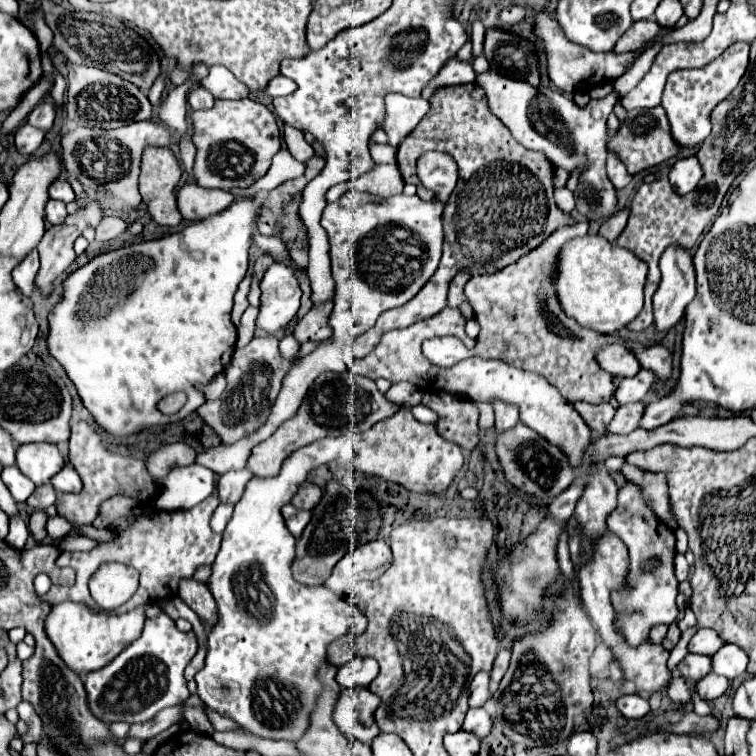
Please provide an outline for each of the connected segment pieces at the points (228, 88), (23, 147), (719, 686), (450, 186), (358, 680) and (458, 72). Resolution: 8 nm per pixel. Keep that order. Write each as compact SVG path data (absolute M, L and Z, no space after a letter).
M222 65L210 67L210 75L202 81L202 87L208 89L216 99L244 99L250 93L250 89Z
M26 123L16 131L14 143L22 155L32 155L44 141L44 135L46 135L46 131L38 131L38 127L30 127Z
M708 673L704 679L696 683L696 693L706 701L718 699L720 695L726 693L726 689L728 689L728 679L722 679L720 675L714 673Z
M428 151L422 159L418 159L416 169L421 183L434 191L436 199L446 205L446 199L450 199L450 191L454 191L458 181L458 165L454 159L438 151Z
M354 657L350 663L338 669L336 681L342 687L368 687L378 675L378 663L372 657Z
M456 57L450 59L446 63L446 67L442 67L442 71L428 83L428 87L424 89L422 97L430 99L430 95L434 93L436 87L444 87L444 85L458 85L458 83L474 83L474 69L470 63L462 63Z

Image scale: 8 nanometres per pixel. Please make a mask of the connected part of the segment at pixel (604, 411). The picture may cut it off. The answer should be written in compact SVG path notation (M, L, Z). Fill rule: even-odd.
M578 401L572 405L582 415L582 419L588 424L588 427L594 431L594 435L606 435L608 433L608 423L616 411L610 403L593 405Z

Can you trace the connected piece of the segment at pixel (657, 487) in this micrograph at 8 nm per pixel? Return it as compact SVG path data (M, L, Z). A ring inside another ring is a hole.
M628 461L622 467L622 473L628 481L638 483L648 499L648 503L652 505L654 513L660 517L660 521L664 521L670 529L678 529L678 523L670 511L670 495L668 495L668 483L666 483L666 475L664 473L648 473L642 471L640 467L630 465Z

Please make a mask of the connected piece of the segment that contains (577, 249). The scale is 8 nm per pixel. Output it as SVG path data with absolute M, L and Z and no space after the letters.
M600 235L572 239L562 247L556 293L568 317L598 333L616 333L638 317L644 303L646 263Z

